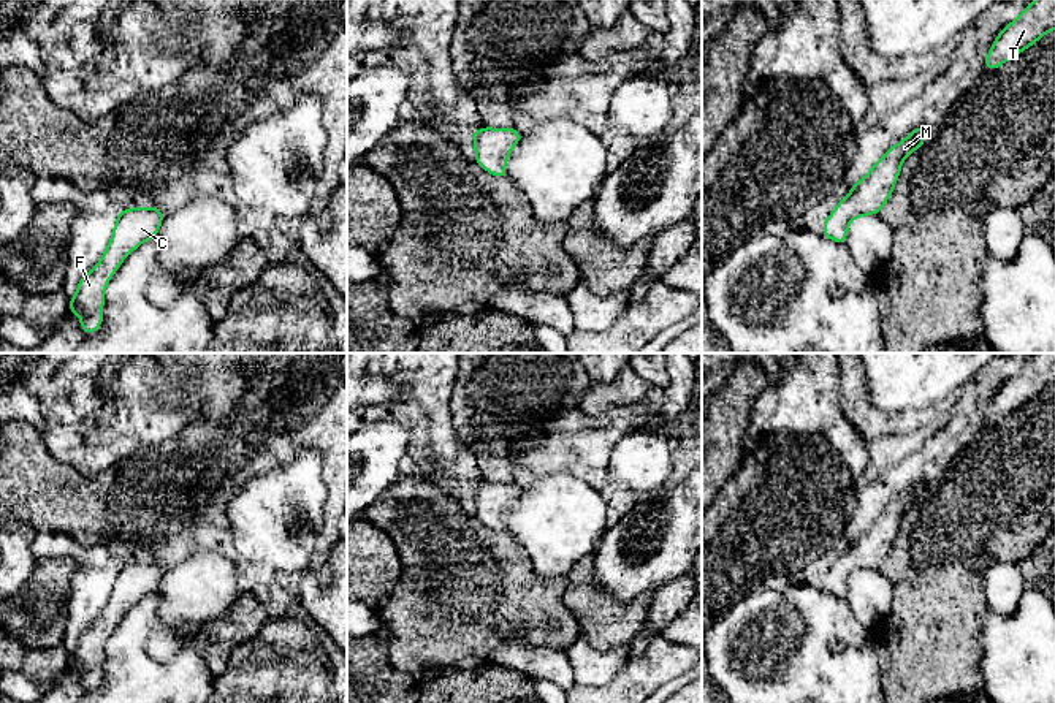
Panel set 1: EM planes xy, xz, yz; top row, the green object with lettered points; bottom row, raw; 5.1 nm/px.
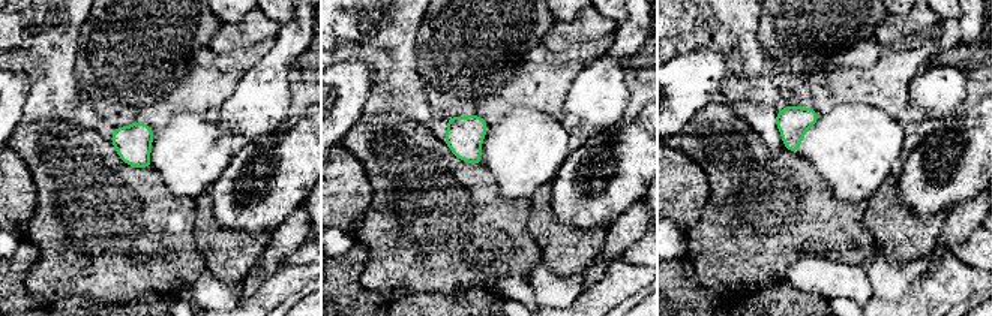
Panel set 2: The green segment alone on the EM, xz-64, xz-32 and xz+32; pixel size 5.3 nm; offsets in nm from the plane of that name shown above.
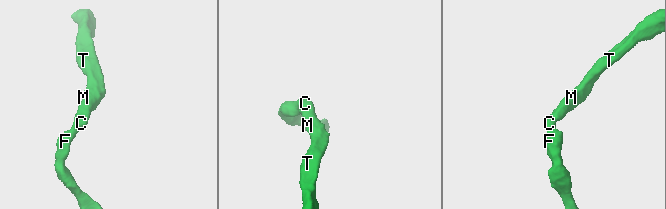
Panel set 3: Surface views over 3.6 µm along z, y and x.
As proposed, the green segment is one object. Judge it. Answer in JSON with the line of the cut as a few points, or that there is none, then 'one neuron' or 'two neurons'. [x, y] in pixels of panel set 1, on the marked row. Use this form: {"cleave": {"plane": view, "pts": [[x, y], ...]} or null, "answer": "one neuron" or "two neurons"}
{"cleave": null, "answer": "one neuron"}

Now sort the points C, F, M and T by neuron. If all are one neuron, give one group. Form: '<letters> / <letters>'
C F M T

